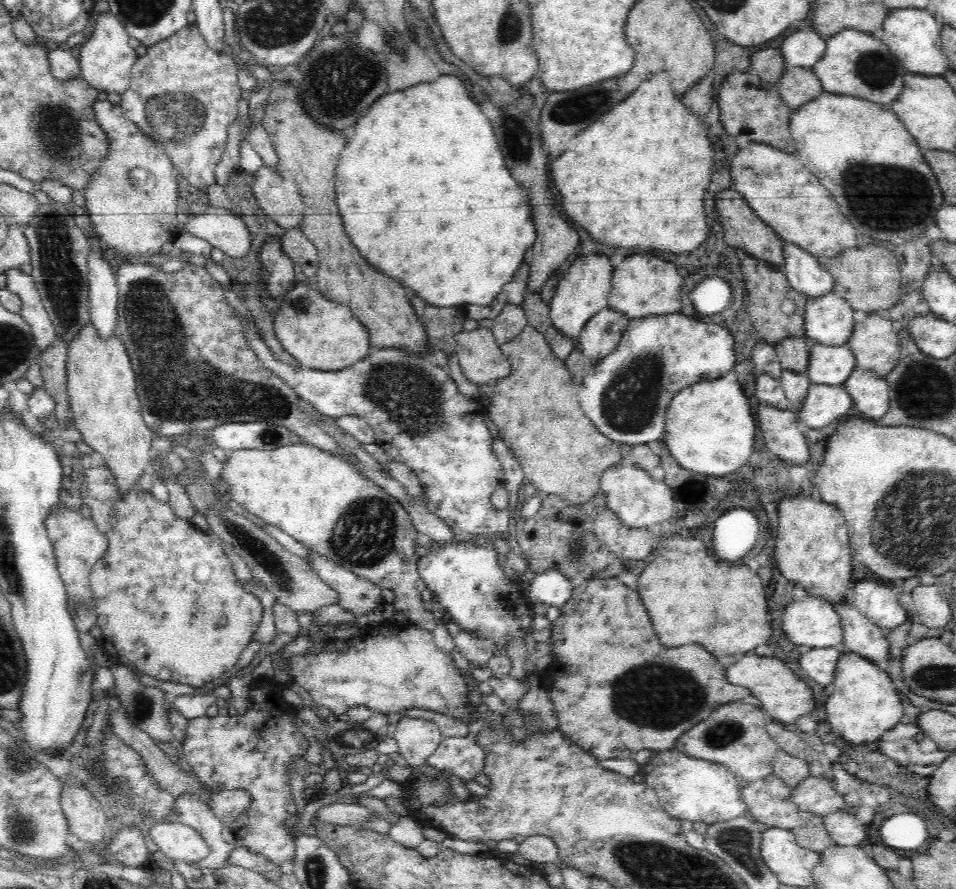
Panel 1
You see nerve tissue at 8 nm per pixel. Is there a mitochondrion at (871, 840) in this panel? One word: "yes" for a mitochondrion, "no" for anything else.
no

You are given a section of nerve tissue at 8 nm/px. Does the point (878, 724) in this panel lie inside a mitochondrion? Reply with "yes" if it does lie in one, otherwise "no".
no

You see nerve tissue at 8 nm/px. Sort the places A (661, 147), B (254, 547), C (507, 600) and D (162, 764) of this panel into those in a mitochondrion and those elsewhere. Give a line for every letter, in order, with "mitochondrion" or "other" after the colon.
A: other
B: mitochondrion
C: other
D: other

